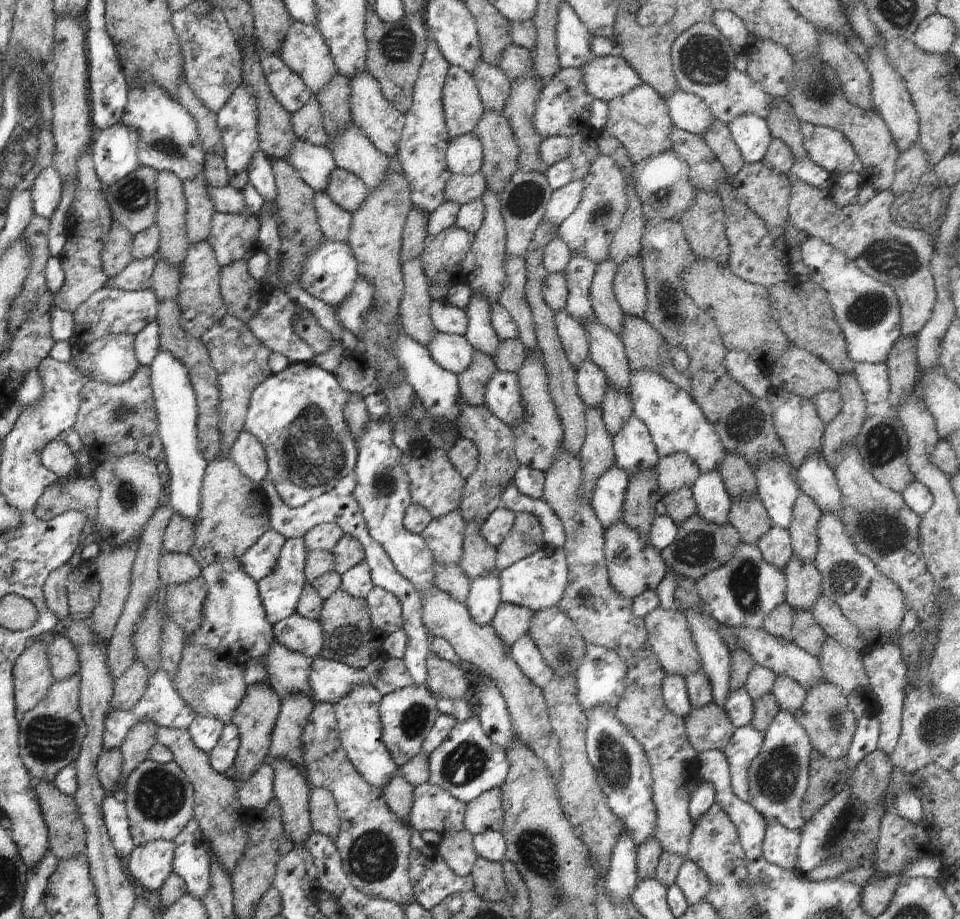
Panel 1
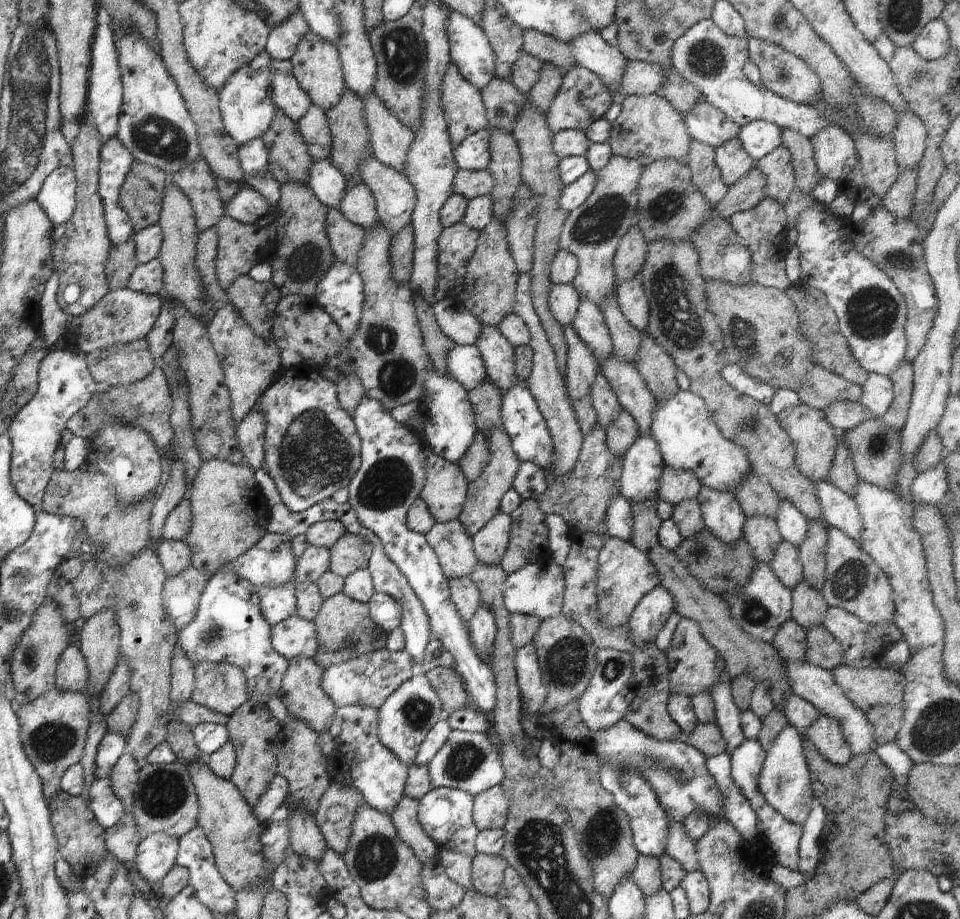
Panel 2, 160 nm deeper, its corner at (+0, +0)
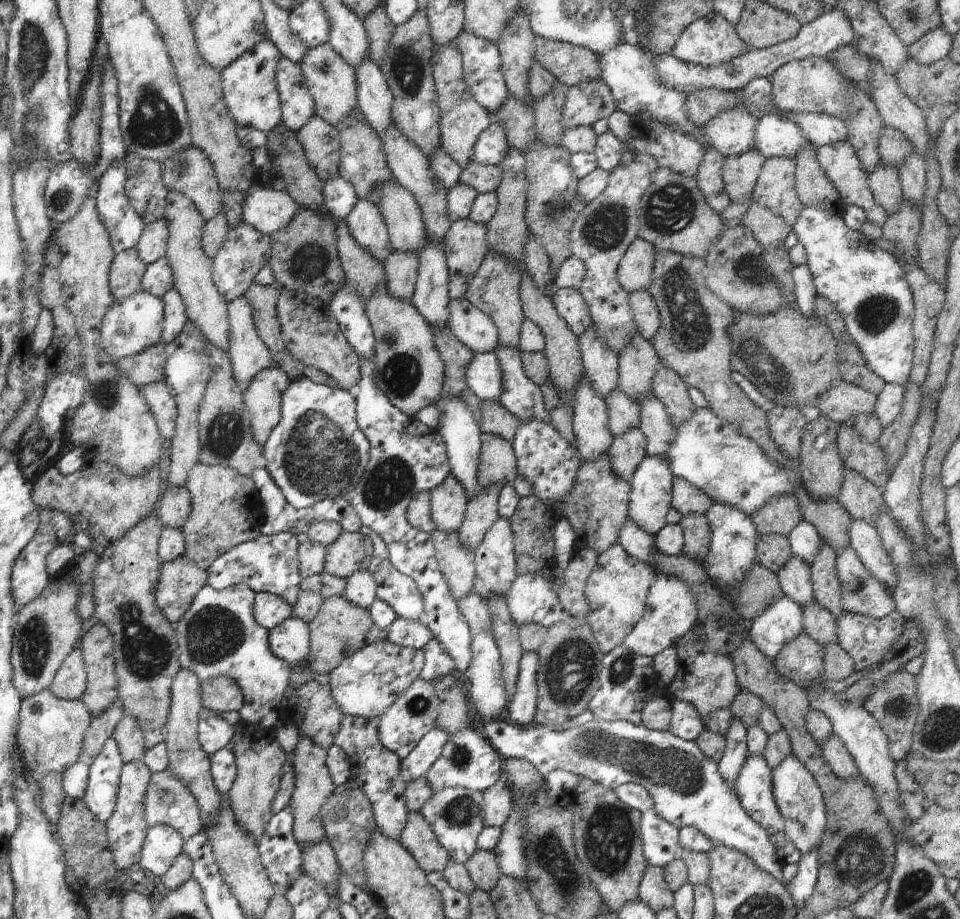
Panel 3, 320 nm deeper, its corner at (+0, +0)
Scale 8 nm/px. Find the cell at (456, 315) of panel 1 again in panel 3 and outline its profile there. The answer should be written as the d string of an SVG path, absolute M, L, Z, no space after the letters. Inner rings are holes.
M466 298L450 299L449 329L473 353L489 353L499 346L499 332L494 321Z

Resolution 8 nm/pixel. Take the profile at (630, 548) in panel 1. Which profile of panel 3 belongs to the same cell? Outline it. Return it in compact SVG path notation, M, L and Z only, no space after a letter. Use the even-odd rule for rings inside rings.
M618 543L597 556L584 588L588 608L584 620L591 626L592 634L604 655L622 645L622 641L642 618L647 605L646 597L655 576L656 570L652 565L630 556Z

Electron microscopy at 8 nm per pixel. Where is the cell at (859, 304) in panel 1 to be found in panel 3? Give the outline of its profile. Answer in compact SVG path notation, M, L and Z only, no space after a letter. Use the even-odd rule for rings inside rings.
M803 207L792 230L806 250L806 266L812 273L818 296L828 299L837 306L838 312L844 317L847 333L858 345L867 365L886 383L906 386L913 367L912 327L915 306L913 294L901 264L892 253L880 248L864 233L850 230L843 219L827 210Z

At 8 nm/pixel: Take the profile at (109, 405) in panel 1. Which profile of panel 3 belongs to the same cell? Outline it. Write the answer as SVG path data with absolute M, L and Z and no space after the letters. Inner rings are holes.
M164 380L149 385L139 385L138 390L150 407L164 440L172 440L178 411L171 394L171 386Z

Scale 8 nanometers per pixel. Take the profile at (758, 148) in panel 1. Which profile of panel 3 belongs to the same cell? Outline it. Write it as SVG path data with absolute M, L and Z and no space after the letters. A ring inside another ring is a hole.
M776 113L764 115L758 119L755 130L755 148L766 159L794 158L809 144L802 129L785 116Z

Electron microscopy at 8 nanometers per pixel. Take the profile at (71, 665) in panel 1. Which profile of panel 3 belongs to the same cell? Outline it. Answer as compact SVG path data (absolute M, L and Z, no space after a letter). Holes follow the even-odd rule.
M78 646L67 654L49 689L61 699L80 699L86 690L87 672L82 649Z

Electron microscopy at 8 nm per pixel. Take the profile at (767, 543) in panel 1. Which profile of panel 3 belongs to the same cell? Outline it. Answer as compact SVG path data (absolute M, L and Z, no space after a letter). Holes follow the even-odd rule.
M792 554L790 560L777 572L777 577L783 593L802 609L815 601L808 563Z

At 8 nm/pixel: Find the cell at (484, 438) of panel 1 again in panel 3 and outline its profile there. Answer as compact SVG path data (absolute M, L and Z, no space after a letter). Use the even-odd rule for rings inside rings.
M490 485L482 489L476 498L467 504L462 526L458 529L461 545L470 552L475 552L483 541L485 534L500 518L498 514L498 497L502 485Z

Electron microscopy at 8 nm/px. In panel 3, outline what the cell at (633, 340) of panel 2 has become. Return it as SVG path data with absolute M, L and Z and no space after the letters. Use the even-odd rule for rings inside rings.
M636 332L618 355L619 377L617 388L633 400L639 400L649 393L661 360L650 341Z

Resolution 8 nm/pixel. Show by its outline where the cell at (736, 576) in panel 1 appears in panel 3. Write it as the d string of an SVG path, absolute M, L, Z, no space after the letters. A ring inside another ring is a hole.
M786 595L748 623L749 639L773 664L782 647L804 632L803 610Z

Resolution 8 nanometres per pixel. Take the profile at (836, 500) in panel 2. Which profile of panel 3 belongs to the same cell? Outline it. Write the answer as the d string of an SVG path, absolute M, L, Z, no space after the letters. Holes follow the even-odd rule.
M852 519L849 526L849 537L851 540L849 544L860 557L862 564L874 578L881 581L892 592L897 585L897 576L877 530L866 521Z

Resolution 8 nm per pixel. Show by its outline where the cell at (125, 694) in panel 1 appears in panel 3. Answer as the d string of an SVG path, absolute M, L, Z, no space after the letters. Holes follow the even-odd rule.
M126 714L118 722L113 732L114 740L118 743L119 751L124 763L140 761L146 752L143 732L137 720Z

